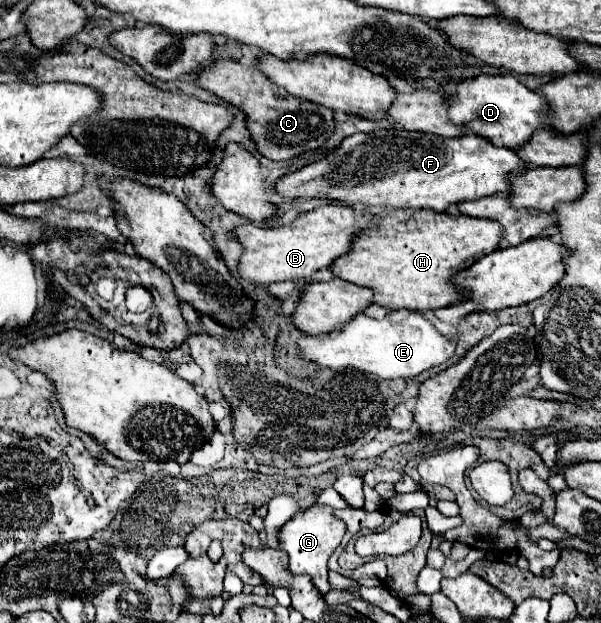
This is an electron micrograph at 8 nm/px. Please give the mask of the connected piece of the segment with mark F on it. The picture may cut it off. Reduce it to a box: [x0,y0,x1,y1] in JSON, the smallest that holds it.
[274,129,526,213]

